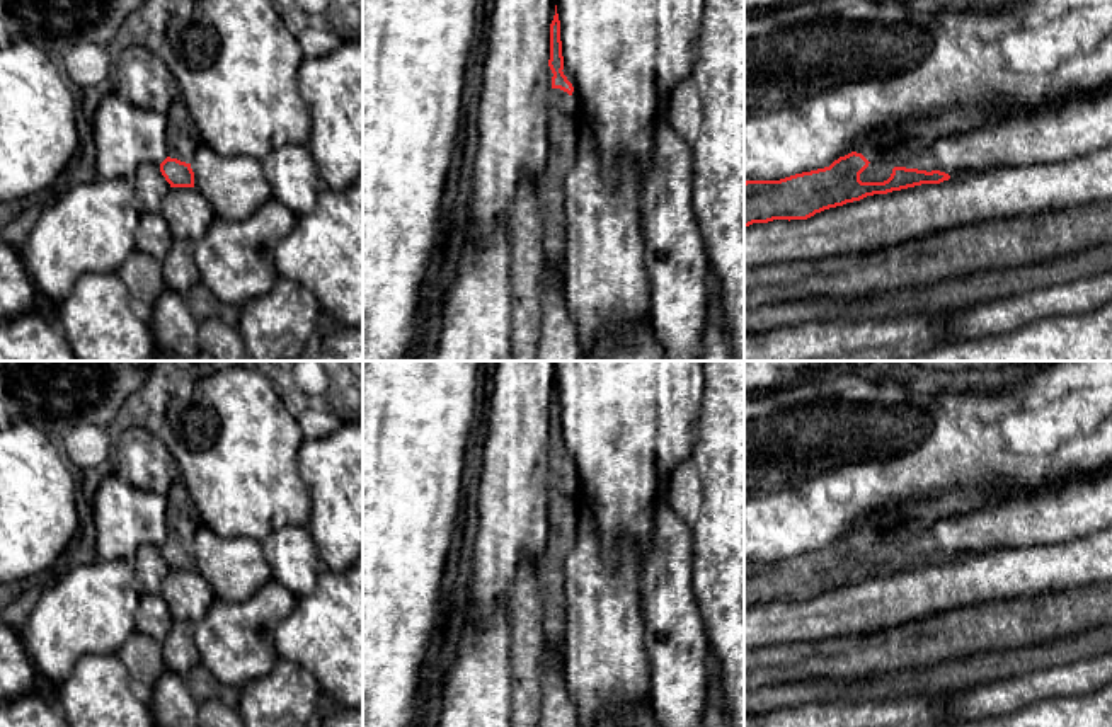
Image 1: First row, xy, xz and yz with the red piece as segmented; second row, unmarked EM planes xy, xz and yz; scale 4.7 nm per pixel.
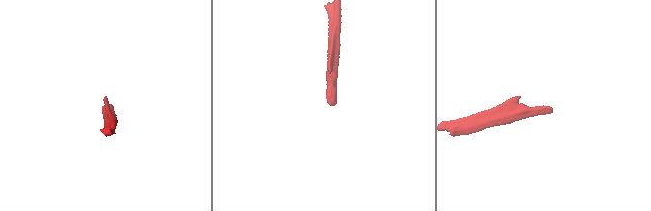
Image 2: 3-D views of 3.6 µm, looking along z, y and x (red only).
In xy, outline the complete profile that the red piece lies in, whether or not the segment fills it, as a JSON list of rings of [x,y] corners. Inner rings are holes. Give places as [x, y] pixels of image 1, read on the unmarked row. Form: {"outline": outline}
{"outline": [[[177,478],[167,492],[167,540],[160,545],[170,569],[194,569],[191,543],[201,526],[198,507]]]}

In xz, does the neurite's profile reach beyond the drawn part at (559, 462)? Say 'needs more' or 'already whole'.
needs more

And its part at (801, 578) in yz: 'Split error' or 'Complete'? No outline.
Split error

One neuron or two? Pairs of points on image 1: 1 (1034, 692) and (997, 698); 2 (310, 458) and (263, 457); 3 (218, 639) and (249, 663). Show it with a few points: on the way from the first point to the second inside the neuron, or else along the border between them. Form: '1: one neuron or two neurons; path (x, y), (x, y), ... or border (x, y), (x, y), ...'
1: one neuron; path (1026, 692), (1005, 697)
2: two neurons; border (303, 438), (297, 455), (297, 472), (310, 496)
3: one neuron; path (225, 639), (242, 656)

